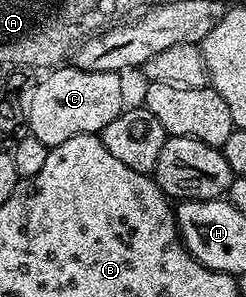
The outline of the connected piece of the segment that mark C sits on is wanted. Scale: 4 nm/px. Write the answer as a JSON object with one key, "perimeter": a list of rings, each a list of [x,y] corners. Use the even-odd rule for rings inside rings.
{"perimeter":[[[65,64],[60,68],[50,69],[31,92],[28,133],[33,134],[35,140],[43,140],[43,144],[58,146],[63,144],[63,140],[71,140],[71,136],[100,135],[101,130],[107,128],[107,124],[111,124],[111,120],[115,120],[115,116],[119,116],[124,109],[118,72],[83,71],[74,64]]]}

